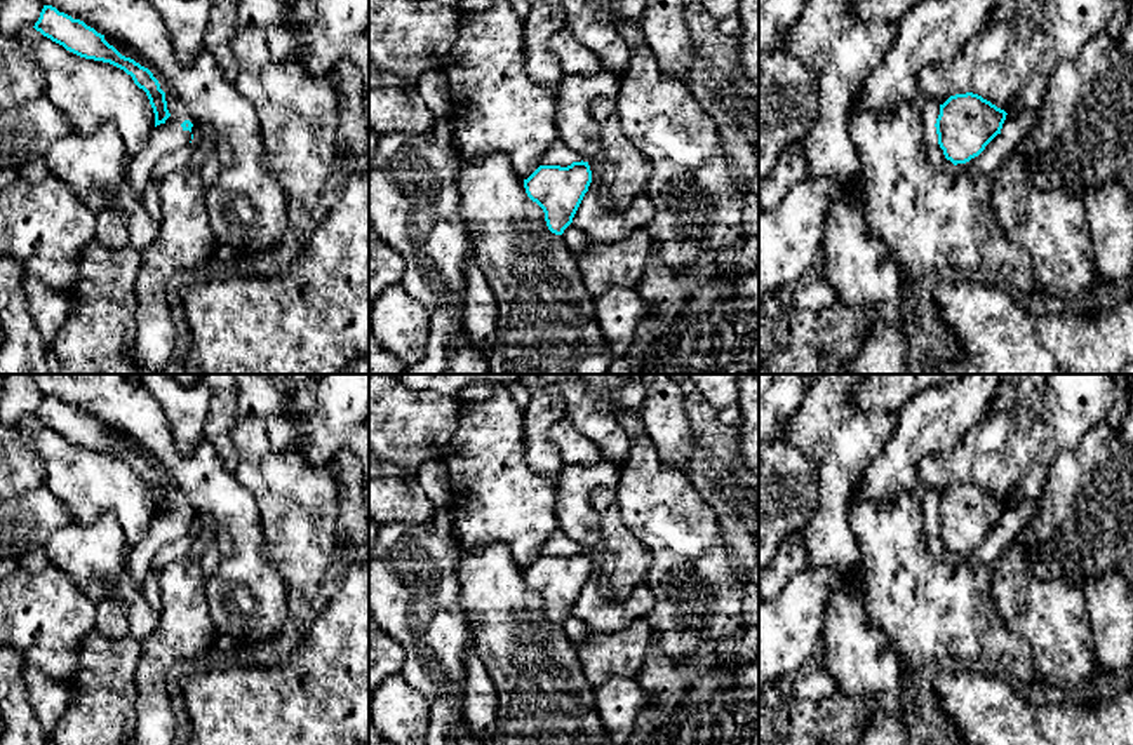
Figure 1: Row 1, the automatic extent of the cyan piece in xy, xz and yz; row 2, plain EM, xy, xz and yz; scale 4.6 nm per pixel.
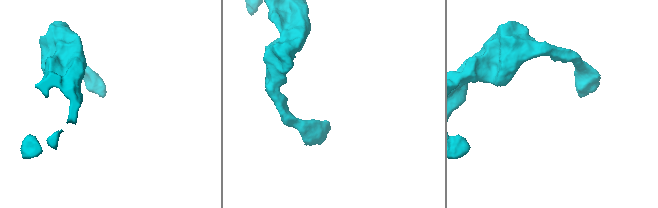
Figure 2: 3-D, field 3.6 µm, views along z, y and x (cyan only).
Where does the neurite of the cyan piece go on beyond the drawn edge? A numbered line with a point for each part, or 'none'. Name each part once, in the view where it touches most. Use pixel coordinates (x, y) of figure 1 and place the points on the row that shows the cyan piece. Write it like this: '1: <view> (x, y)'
none

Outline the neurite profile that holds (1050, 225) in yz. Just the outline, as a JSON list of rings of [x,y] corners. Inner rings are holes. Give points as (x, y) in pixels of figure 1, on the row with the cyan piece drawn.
[[[1015,148],[989,176],[996,219],[1030,256],[1041,292],[1083,301],[1095,280],[1083,197],[1063,186],[1039,190]]]

